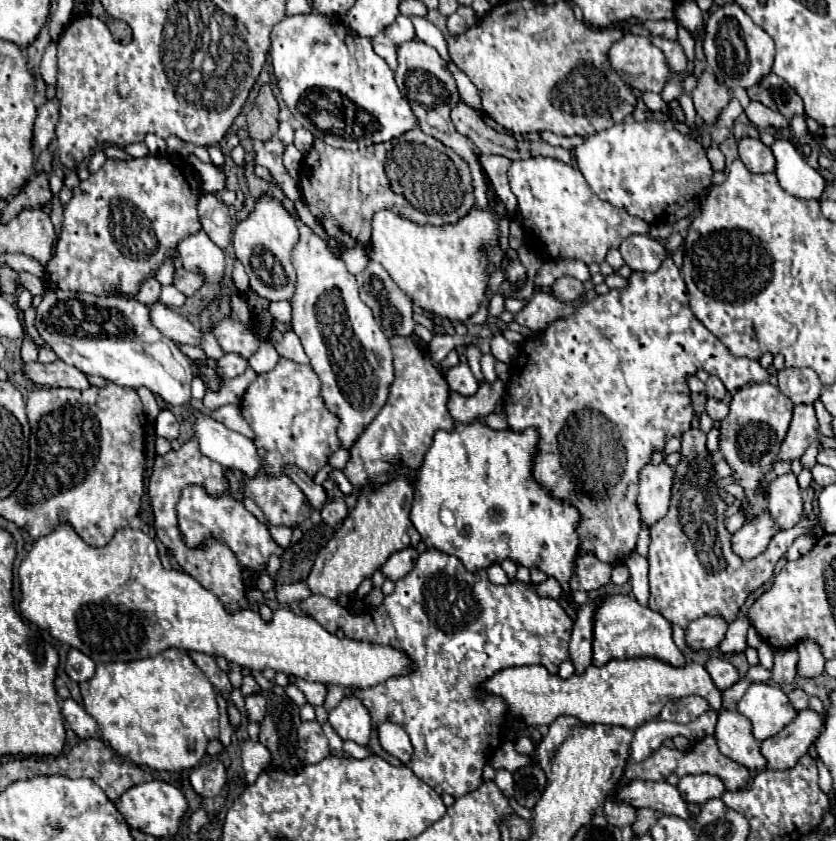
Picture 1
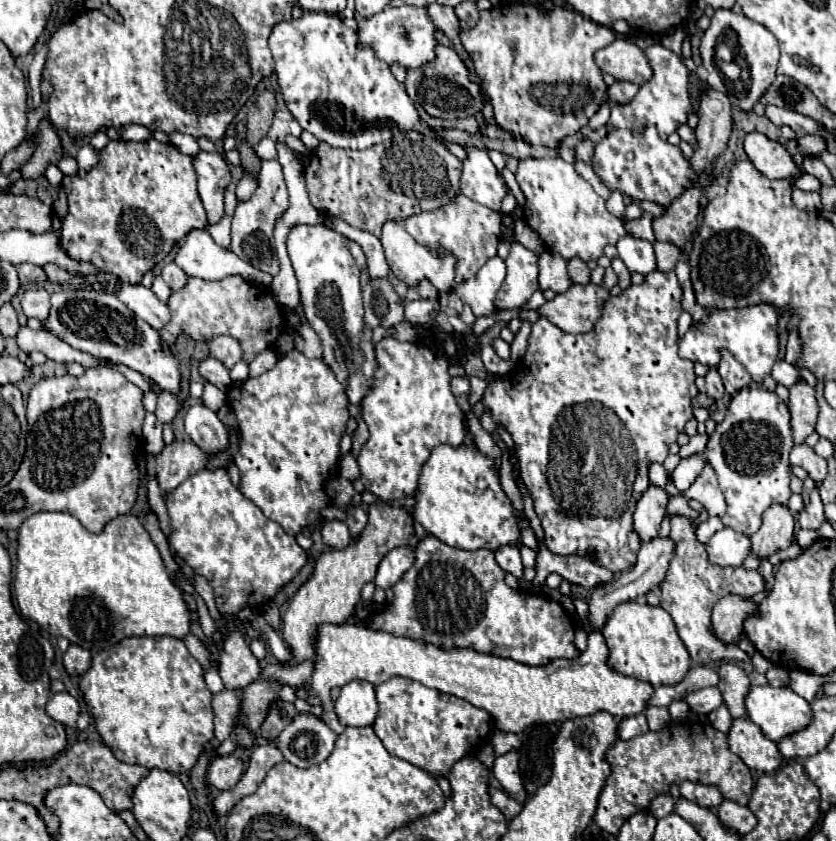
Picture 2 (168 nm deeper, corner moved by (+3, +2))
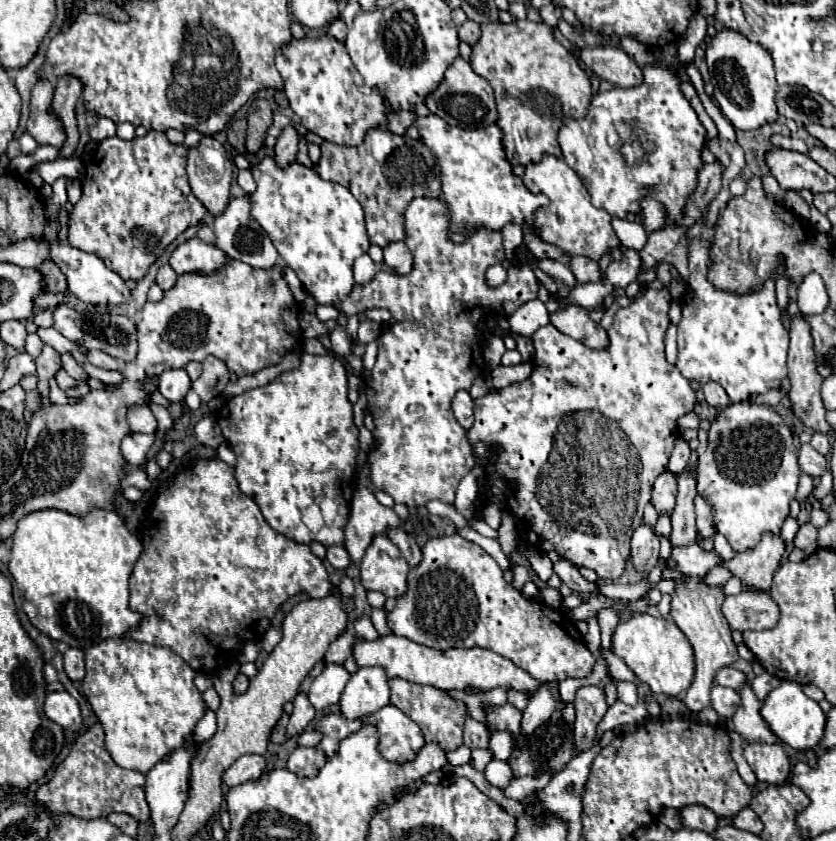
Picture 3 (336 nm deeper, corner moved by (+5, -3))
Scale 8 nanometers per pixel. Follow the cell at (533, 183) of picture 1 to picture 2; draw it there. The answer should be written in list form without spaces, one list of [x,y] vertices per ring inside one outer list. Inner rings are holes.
[[[561,157],[523,159],[519,161],[515,179],[525,195],[523,219],[551,253],[559,253],[567,261],[573,257],[597,261],[603,255],[605,245],[615,245],[619,237],[627,235],[625,219],[615,217],[593,187]]]

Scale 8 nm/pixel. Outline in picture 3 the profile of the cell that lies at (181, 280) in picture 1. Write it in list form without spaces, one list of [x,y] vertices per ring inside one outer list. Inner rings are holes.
[[[165,264],[165,266],[159,268],[159,272],[157,272],[157,280],[155,280],[155,282],[157,282],[163,290],[169,290],[169,288],[175,286],[175,280],[177,280],[175,270],[173,270],[169,264]]]

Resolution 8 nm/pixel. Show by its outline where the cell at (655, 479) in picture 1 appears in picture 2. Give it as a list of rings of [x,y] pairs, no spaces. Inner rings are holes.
[[[649,485],[643,491],[643,495],[639,497],[635,505],[635,513],[633,513],[635,531],[641,537],[641,541],[651,541],[657,537],[667,503],[669,503],[669,495],[663,487]]]

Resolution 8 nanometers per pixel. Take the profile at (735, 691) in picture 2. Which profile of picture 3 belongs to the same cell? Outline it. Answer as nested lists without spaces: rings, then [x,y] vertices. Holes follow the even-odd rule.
[[[745,684],[745,688],[739,688],[741,692],[741,708],[735,712],[731,724],[735,732],[745,738],[745,742],[767,742],[767,744],[779,744],[779,738],[769,730],[761,716],[761,700],[753,694],[751,686]]]

